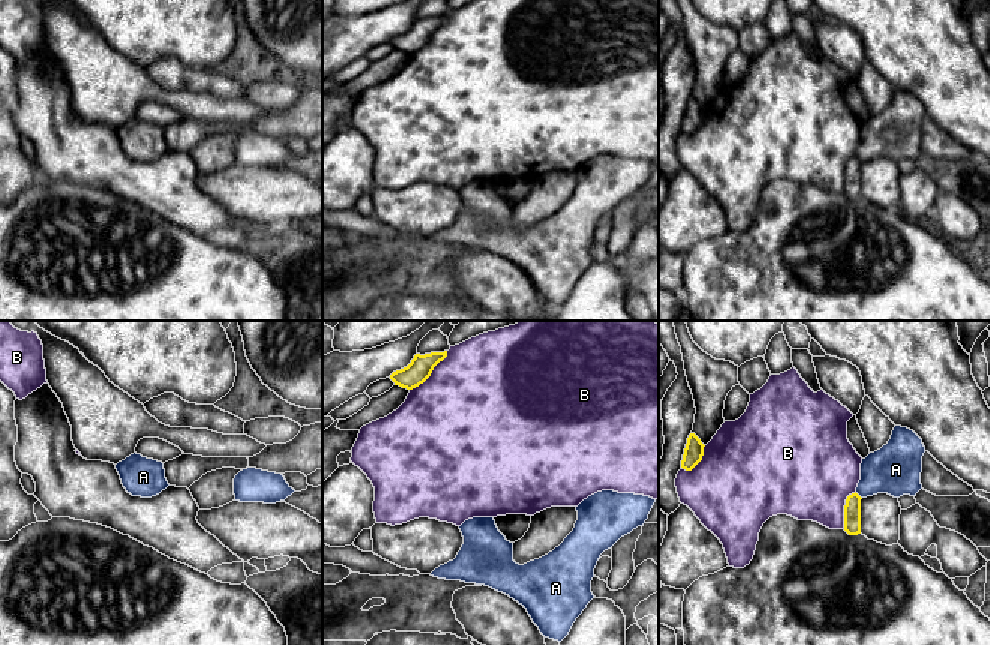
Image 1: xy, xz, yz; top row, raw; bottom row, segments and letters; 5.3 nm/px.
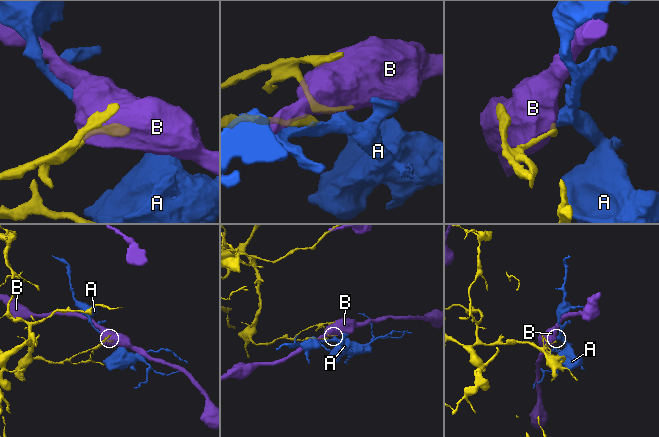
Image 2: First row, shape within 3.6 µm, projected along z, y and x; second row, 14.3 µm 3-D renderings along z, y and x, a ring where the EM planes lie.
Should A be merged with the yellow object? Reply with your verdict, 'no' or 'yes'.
no

